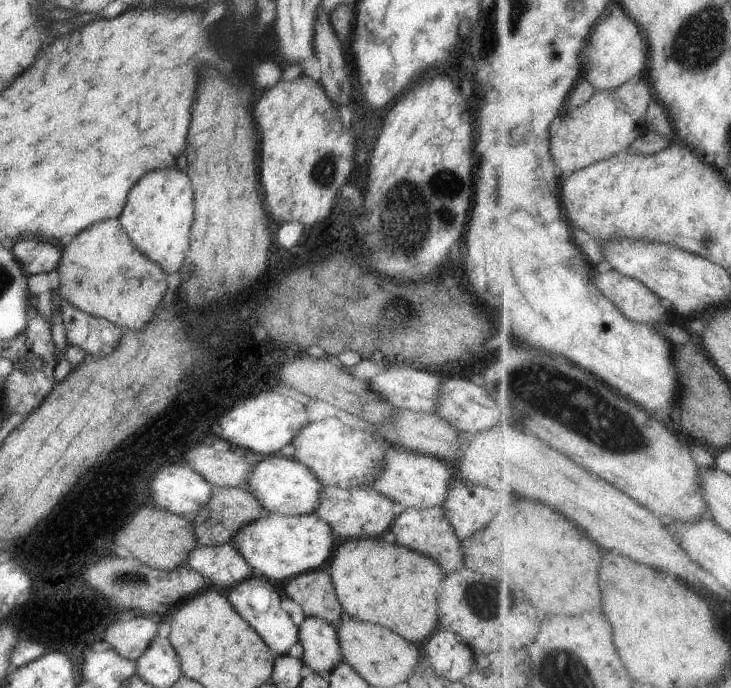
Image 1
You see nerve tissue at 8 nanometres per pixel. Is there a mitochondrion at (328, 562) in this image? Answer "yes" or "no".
no

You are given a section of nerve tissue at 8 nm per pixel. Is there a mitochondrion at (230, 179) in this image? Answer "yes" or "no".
no

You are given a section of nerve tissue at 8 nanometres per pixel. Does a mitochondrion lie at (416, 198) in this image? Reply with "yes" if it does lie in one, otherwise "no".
yes

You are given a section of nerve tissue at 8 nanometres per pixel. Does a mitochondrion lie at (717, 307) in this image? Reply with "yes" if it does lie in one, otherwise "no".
no

